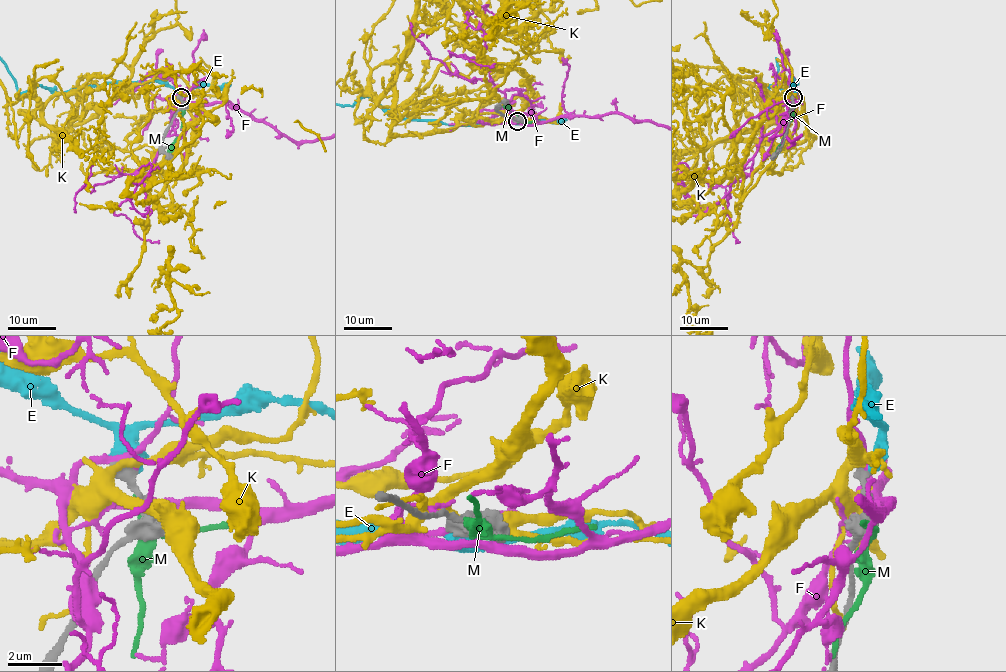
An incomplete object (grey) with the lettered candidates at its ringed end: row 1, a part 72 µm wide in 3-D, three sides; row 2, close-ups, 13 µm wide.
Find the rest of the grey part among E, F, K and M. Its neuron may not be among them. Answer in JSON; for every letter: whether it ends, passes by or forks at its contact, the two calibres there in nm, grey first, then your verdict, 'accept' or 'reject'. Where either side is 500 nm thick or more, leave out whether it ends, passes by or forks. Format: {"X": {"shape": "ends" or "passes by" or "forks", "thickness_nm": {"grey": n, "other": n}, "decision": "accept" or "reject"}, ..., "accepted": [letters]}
{"E": {"thickness_nm": {"grey": 440, "other": 600}, "decision": "accept"}, "F": {"shape": "passes by", "thickness_nm": {"grey": 440, "other": 190}, "decision": "reject"}, "K": {"shape": "passes by", "thickness_nm": {"grey": 440, "other": 260}, "decision": "reject"}, "M": {"thickness_nm": {"grey": 600, "other": 240}, "decision": "reject"}, "accepted": ["E"]}

